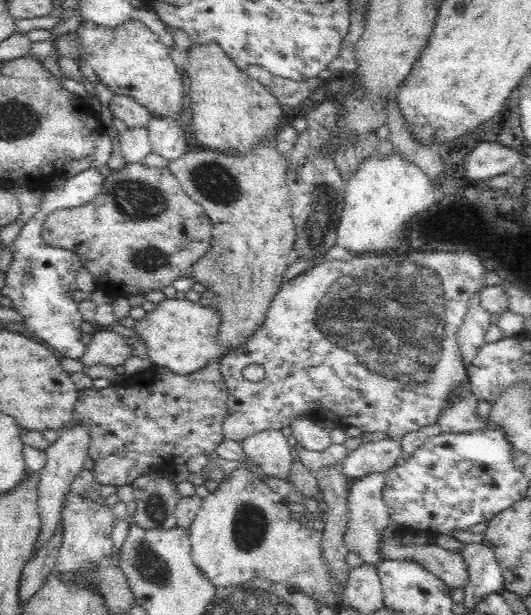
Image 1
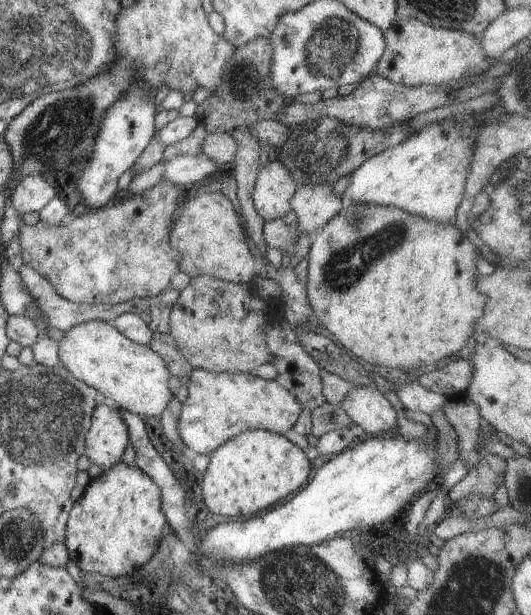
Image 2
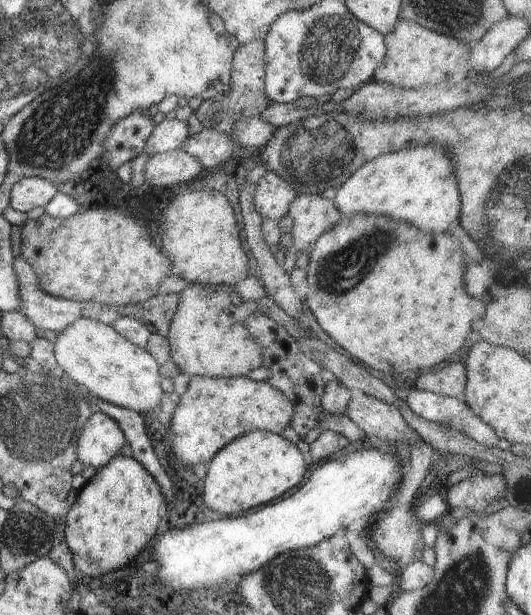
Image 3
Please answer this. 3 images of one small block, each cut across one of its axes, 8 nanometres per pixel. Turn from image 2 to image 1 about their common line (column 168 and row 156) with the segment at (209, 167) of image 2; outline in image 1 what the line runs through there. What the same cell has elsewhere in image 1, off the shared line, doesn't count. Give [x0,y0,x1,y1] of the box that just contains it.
[147,115,189,161]

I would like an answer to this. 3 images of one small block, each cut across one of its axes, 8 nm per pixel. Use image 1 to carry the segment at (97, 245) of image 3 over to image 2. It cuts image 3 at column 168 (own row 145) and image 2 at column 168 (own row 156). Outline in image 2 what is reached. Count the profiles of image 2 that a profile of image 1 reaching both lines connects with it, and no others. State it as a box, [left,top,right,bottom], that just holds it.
[19,180,187,305]

